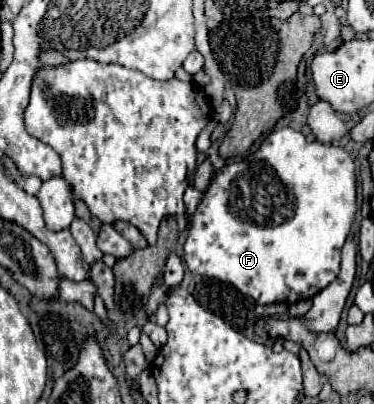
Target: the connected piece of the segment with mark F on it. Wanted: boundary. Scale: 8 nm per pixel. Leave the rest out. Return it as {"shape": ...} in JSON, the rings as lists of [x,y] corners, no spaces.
{"shape":[[[293,128],[275,130],[257,152],[215,172],[211,186],[193,214],[187,234],[183,256],[187,268],[203,278],[229,282],[259,304],[295,304],[311,300],[339,274],[341,248],[351,236],[357,214],[355,188],[355,164],[347,150],[317,140],[307,142],[305,136]]]}

